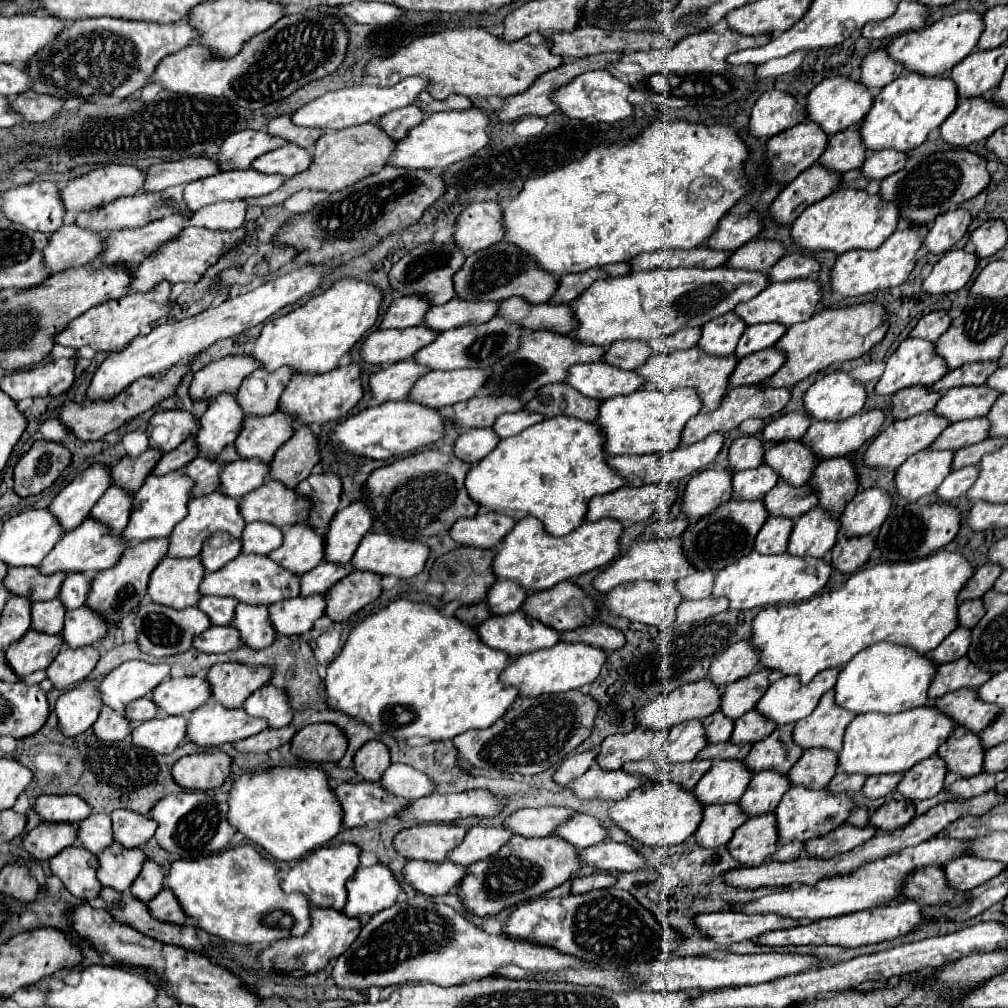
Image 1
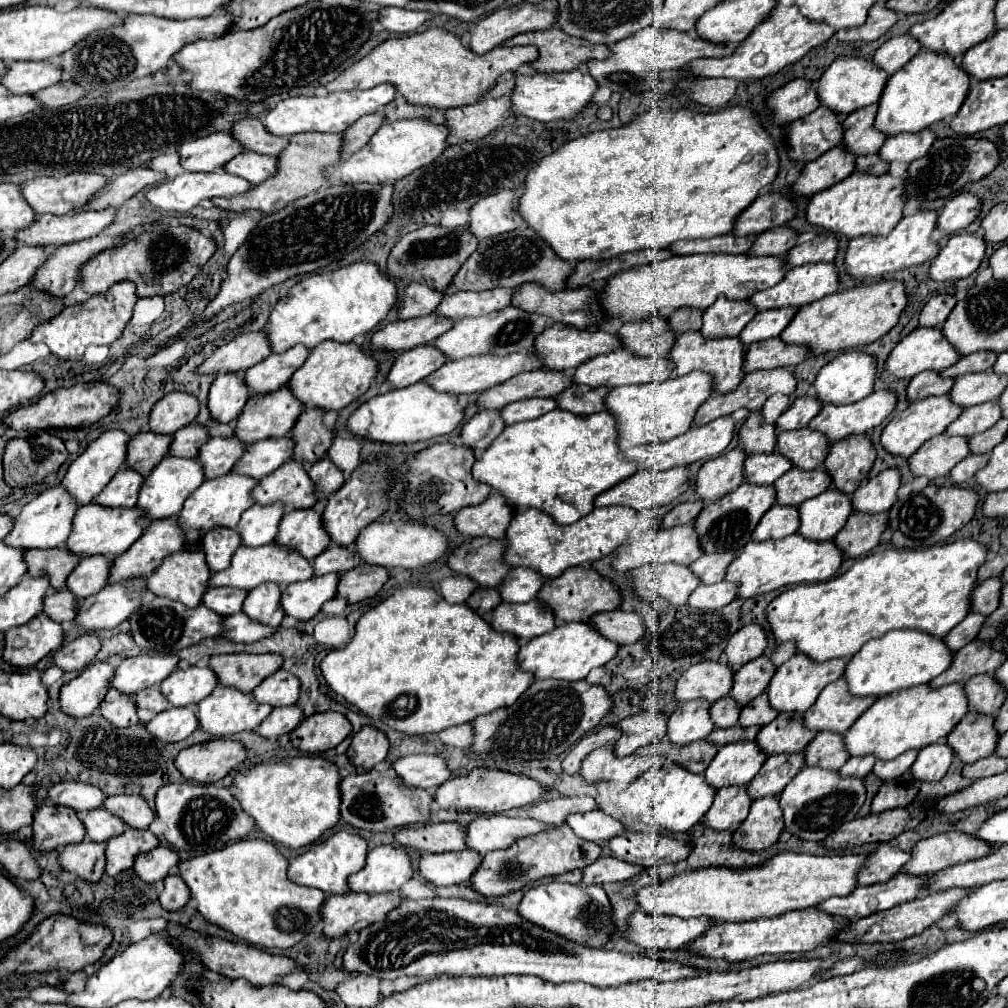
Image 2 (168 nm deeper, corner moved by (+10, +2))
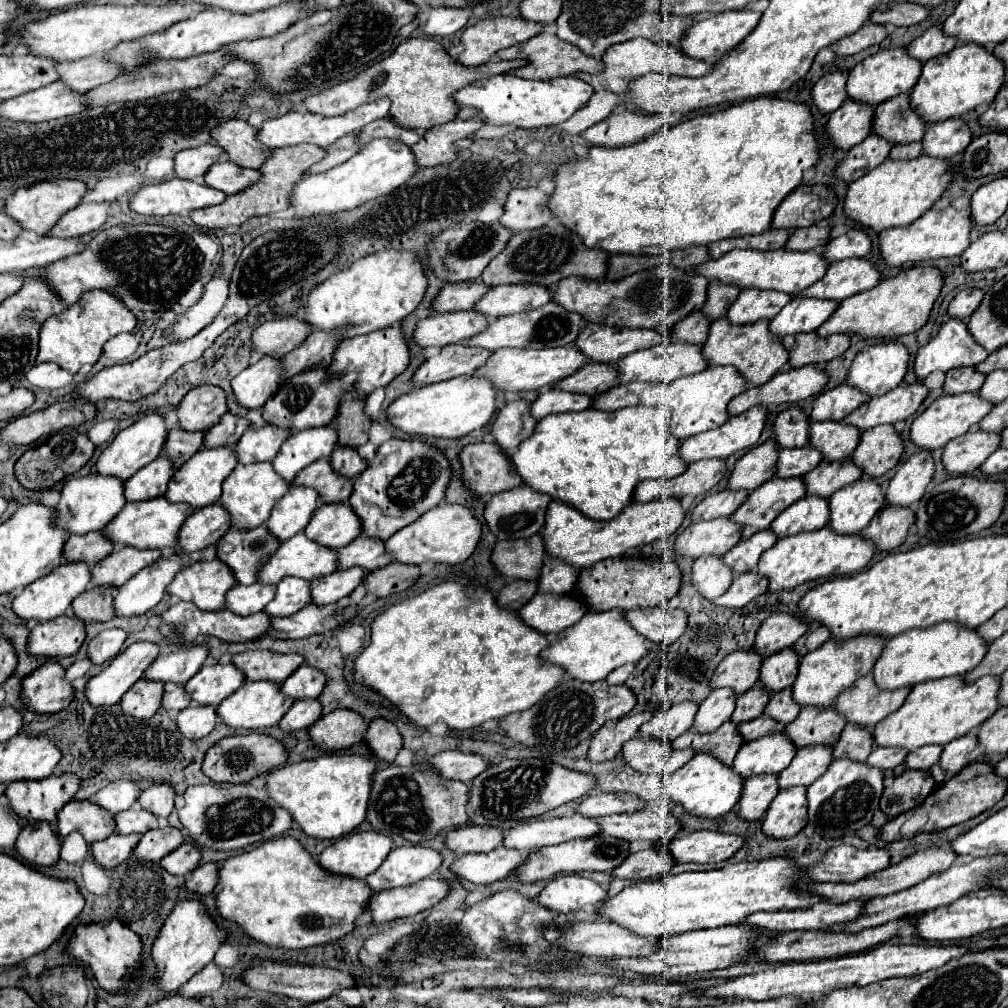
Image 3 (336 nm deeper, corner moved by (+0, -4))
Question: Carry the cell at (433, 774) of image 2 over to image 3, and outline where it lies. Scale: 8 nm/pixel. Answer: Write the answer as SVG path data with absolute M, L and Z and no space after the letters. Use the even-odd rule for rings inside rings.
M444 750L430 758L428 764L434 766L440 772L440 776L462 782L474 780L474 776L482 774L488 768L488 760L484 756L460 750Z

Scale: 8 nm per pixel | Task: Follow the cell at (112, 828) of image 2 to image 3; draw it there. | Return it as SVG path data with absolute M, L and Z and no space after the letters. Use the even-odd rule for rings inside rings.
M136 804L136 808L116 814L116 828L122 834L134 834L134 832L144 834L144 832L158 828L158 826L160 826L158 816L154 816L152 812L144 812L144 808L138 804Z

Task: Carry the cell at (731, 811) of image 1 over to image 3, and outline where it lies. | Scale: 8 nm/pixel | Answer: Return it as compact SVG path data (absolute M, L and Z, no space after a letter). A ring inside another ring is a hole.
M758 774L748 778L744 782L744 792L738 802L740 814L746 820L762 818L778 792L778 774Z

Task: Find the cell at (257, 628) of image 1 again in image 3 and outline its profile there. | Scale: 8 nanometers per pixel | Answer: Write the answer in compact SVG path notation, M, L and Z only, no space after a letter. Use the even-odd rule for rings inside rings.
M284 578L276 586L274 600L266 606L264 612L270 616L292 616L310 602L310 582L298 578Z

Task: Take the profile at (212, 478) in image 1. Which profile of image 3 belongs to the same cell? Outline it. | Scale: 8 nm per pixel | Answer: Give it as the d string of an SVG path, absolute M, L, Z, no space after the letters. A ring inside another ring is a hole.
M270 424L262 428L250 428L240 442L236 444L236 452L240 458L240 464L252 464L252 462L264 462L272 460L278 454L278 448L292 436L292 430L274 428Z

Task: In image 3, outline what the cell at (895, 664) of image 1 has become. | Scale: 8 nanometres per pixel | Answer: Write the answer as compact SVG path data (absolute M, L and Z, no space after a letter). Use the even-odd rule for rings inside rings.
M934 624L934 628L902 632L886 642L882 656L872 670L874 680L882 690L896 690L926 680L966 674L982 662L986 646L988 642L976 632L976 628L962 628L962 624Z

